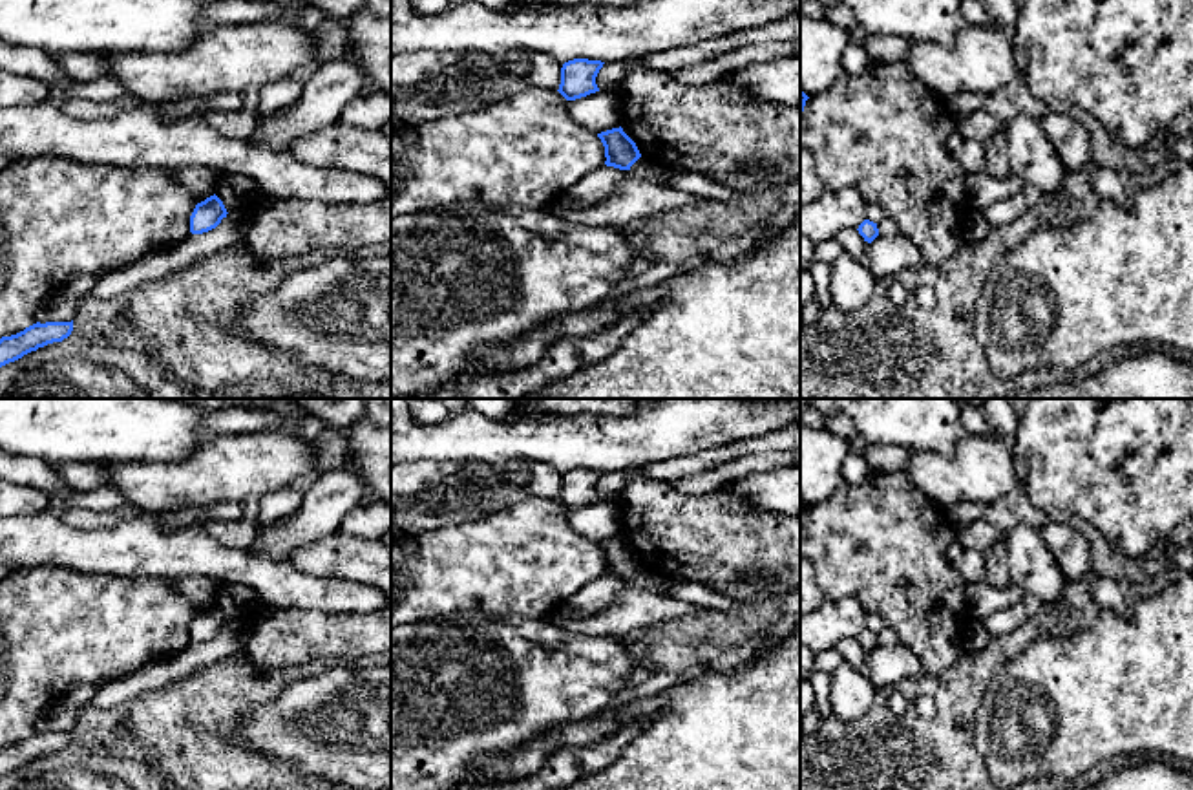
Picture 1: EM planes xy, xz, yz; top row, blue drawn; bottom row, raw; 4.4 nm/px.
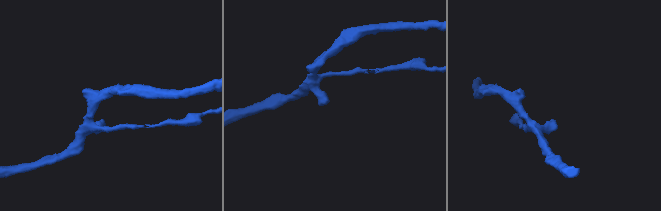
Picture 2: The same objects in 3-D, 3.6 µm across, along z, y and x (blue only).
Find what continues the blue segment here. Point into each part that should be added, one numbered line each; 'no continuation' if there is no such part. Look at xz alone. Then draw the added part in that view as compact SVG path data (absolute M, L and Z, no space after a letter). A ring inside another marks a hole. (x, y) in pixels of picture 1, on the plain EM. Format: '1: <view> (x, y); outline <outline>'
no continuation

